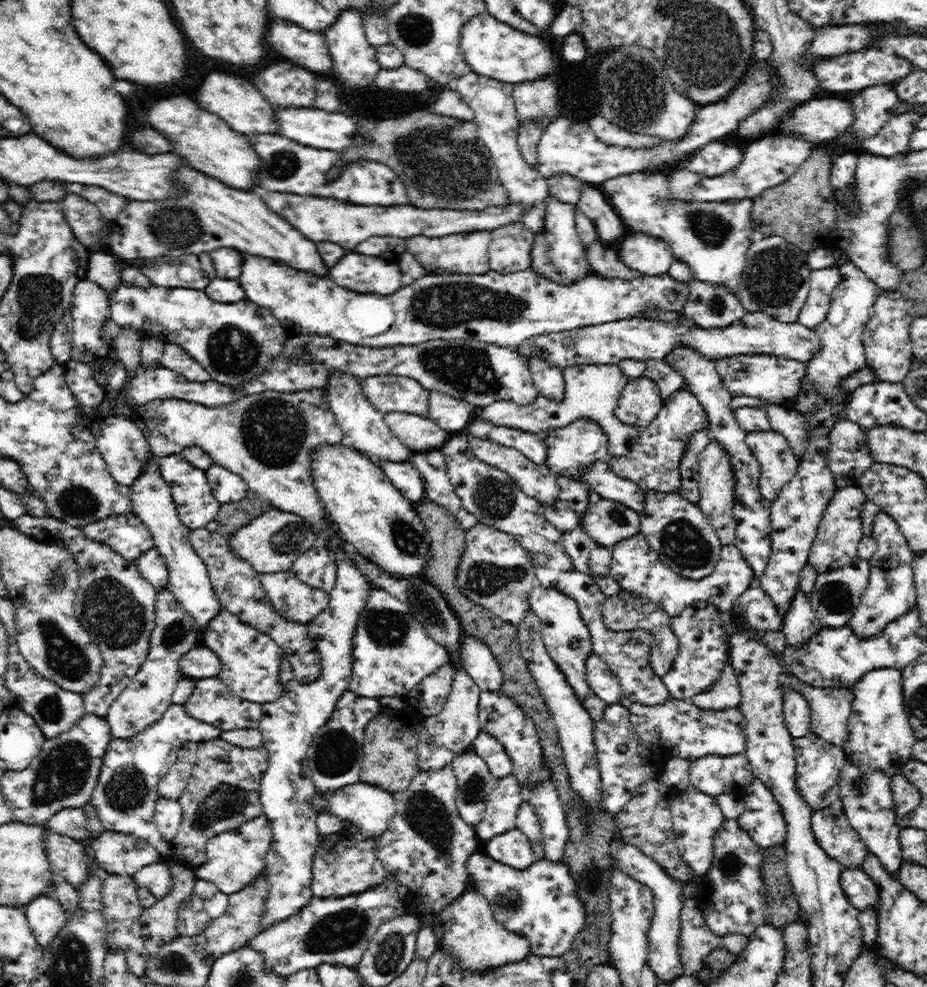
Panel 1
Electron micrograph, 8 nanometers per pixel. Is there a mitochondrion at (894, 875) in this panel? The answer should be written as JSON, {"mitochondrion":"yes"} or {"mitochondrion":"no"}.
{"mitochondrion":"no"}

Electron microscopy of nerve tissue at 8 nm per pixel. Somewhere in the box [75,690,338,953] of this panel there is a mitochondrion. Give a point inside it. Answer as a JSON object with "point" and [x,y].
{"point":[126,791]}

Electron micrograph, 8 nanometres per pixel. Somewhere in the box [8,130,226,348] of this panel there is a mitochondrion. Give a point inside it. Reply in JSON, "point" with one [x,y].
{"point":[39,295]}

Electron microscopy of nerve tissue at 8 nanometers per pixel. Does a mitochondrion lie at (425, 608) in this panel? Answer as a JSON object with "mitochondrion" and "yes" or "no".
{"mitochondrion":"yes"}

